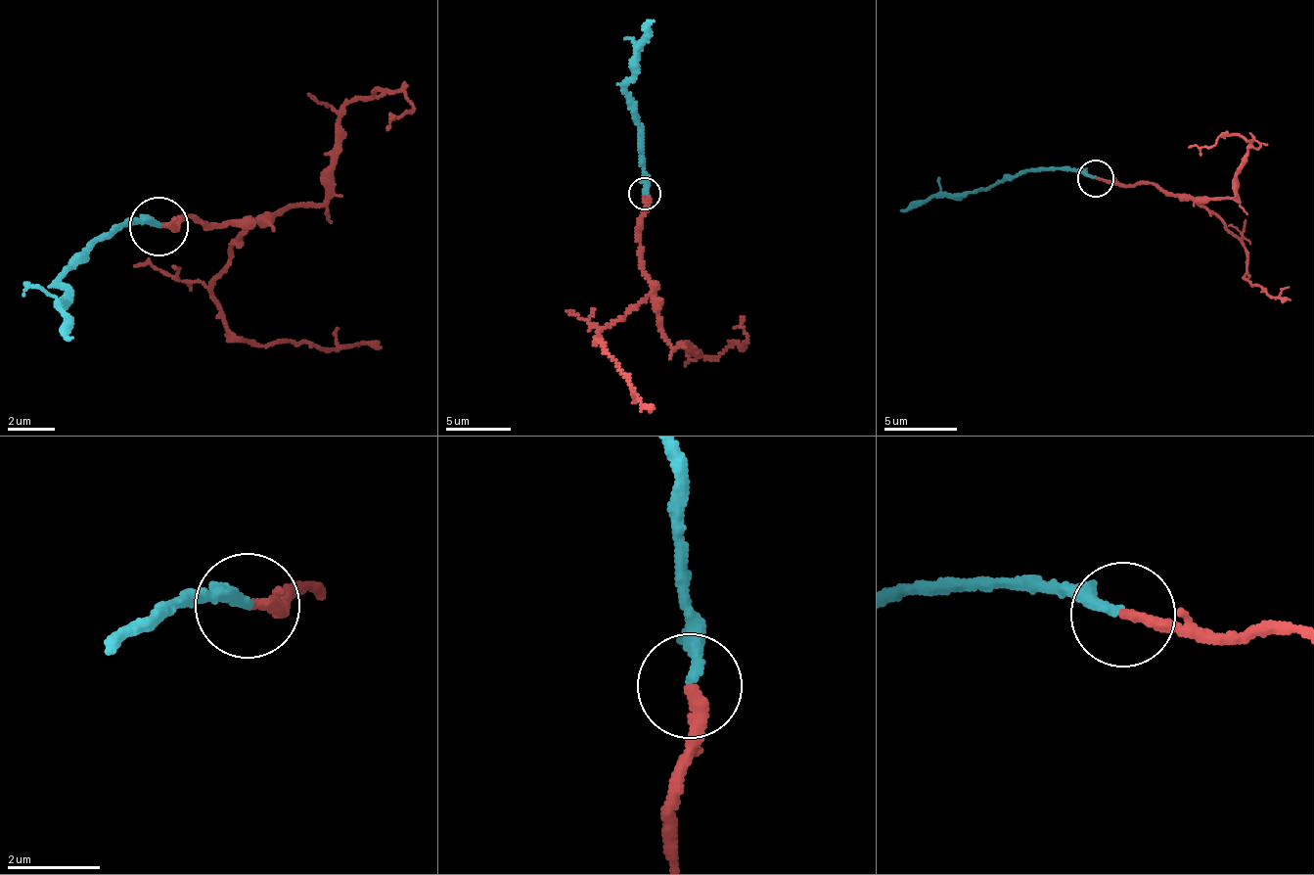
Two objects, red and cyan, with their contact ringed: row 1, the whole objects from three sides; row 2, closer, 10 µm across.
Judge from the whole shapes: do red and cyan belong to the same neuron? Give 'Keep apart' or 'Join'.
Join

